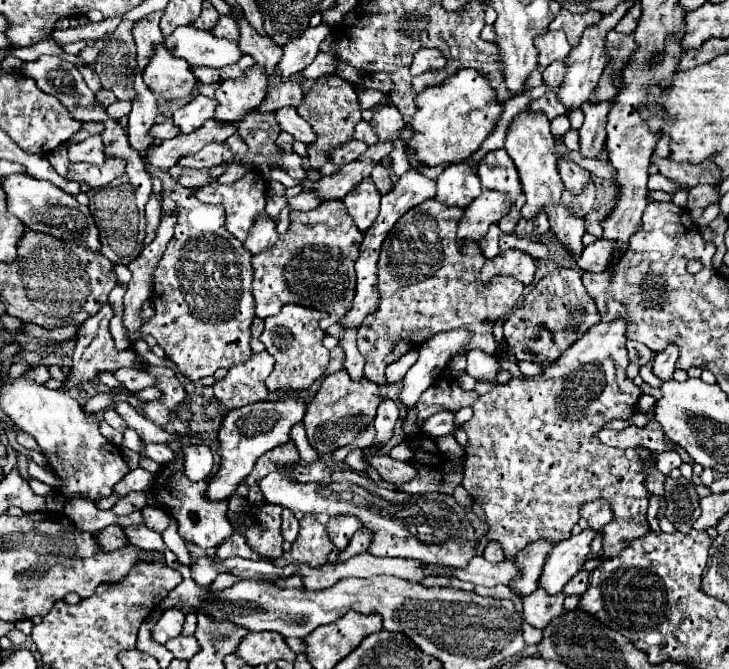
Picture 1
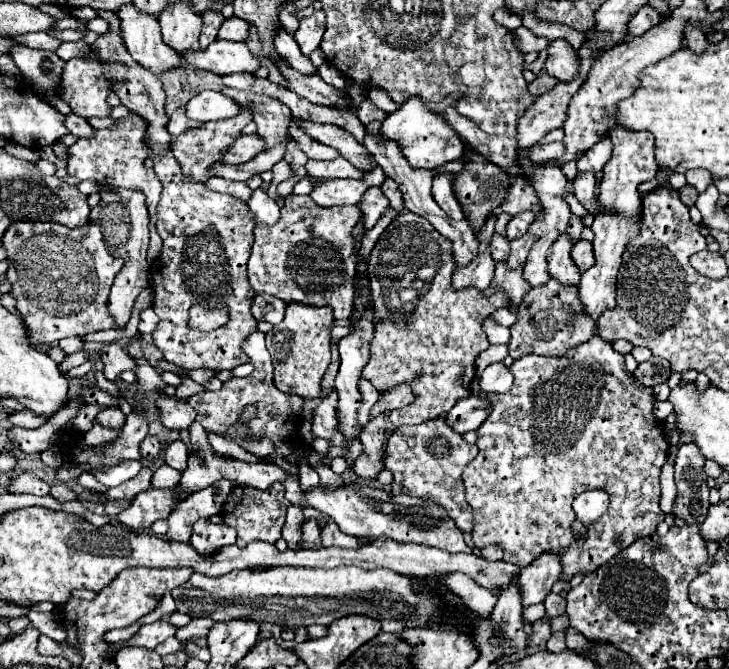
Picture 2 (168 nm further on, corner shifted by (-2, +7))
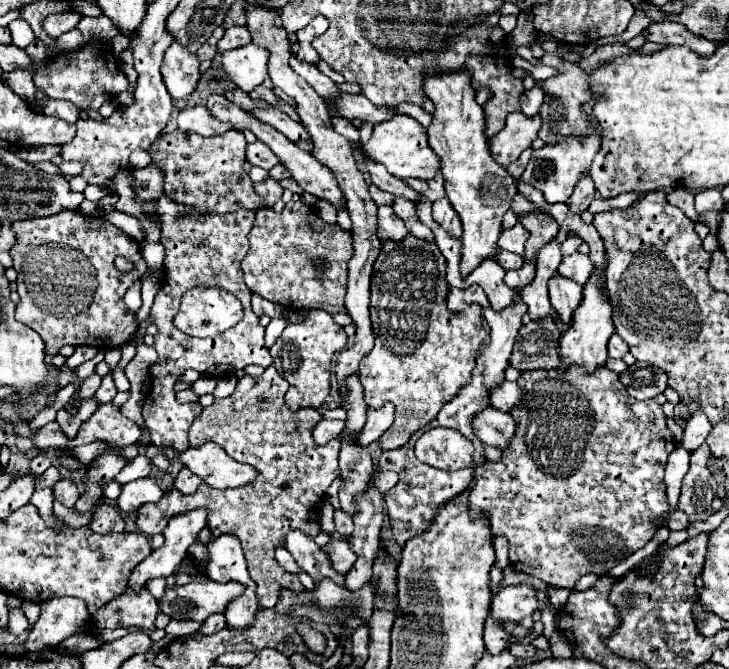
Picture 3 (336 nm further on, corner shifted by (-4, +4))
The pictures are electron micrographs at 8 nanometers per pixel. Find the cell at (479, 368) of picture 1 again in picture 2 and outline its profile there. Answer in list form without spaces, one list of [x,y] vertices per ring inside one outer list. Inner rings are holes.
[[[498,362],[498,364],[490,364],[482,374],[480,374],[480,390],[484,394],[500,394],[500,392],[508,392],[512,386],[512,374],[510,370]]]

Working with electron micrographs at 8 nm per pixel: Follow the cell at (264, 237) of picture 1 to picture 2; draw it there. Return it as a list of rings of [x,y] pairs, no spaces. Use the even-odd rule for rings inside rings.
[[[262,188],[252,192],[252,198],[248,200],[248,206],[254,212],[258,224],[274,224],[280,218],[280,208],[278,208],[276,200],[272,200],[270,194]]]

